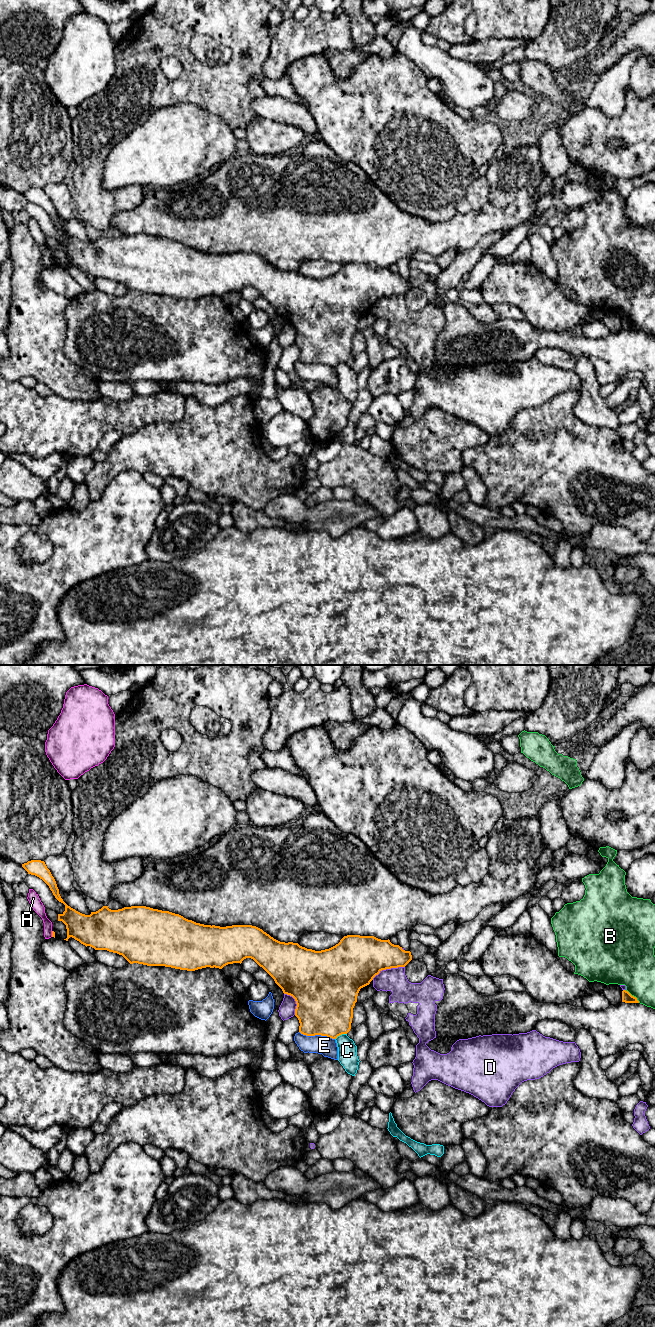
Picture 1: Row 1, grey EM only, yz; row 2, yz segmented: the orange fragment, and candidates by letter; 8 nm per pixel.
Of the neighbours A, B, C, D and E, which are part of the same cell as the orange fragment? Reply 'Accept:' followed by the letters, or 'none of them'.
Accept: none of them

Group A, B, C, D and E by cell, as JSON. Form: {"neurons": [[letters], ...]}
{"neurons": [["A"], ["B"], ["C"], ["D"], ["E"]]}

